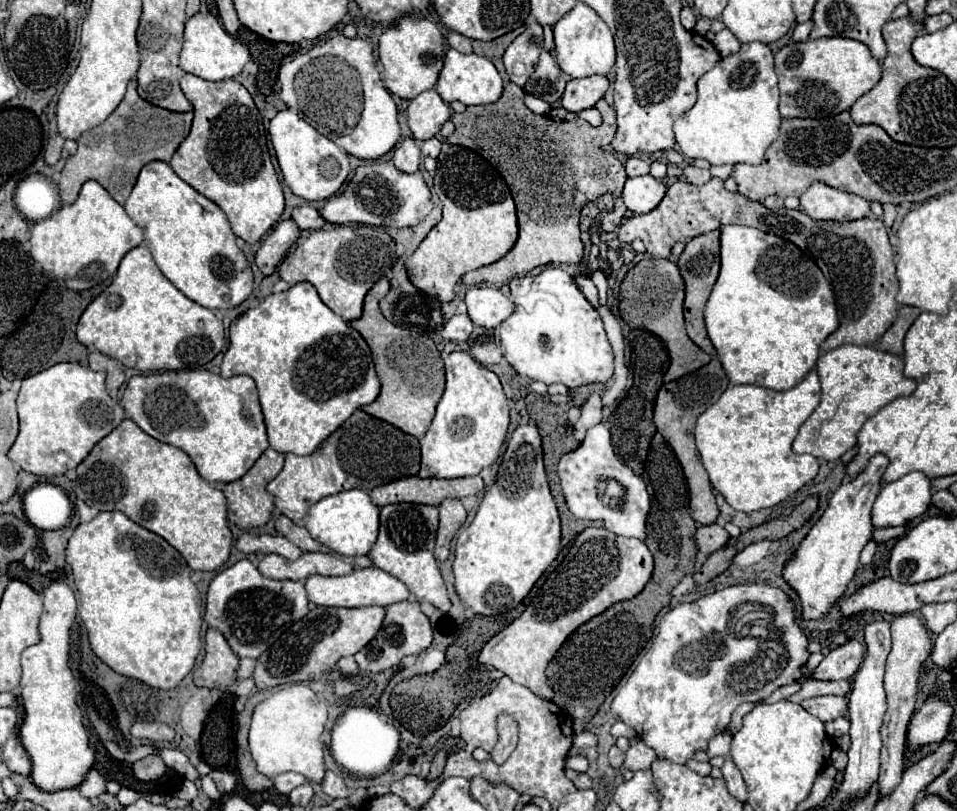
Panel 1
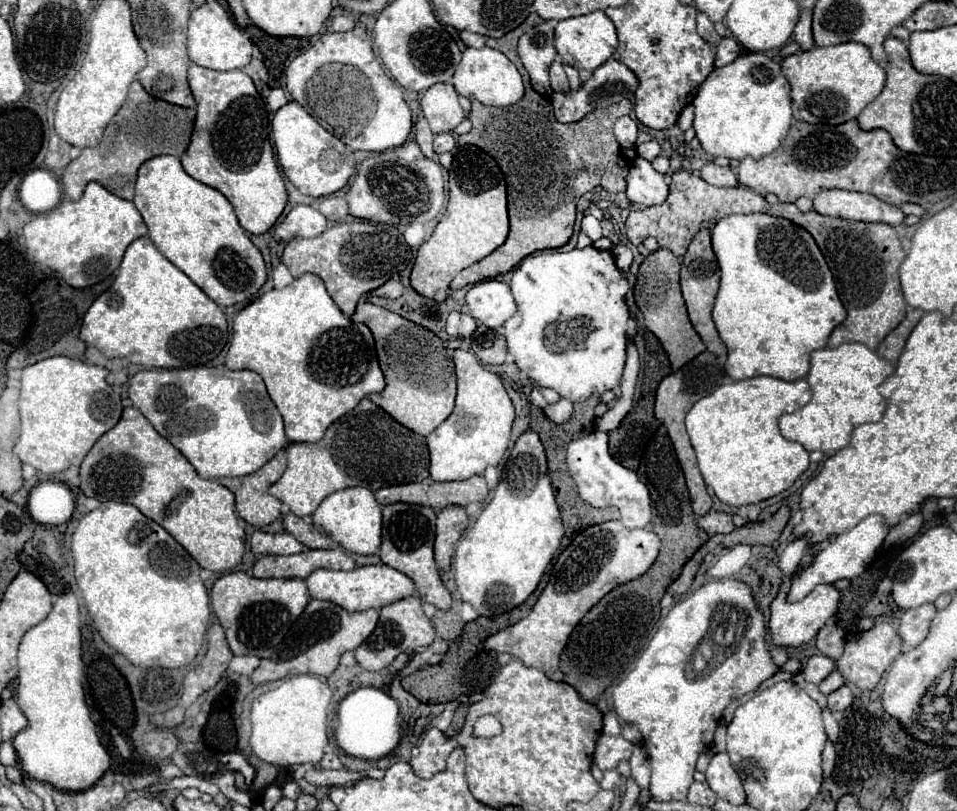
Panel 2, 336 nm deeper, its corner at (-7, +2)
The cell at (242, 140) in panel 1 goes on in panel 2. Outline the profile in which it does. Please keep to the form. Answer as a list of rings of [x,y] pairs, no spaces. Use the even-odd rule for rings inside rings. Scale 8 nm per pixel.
[[[192,65],[188,69],[188,83],[190,83],[192,95],[196,99],[198,115],[196,115],[192,141],[186,149],[186,153],[180,157],[182,167],[186,167],[186,171],[190,171],[190,175],[194,175],[194,179],[222,191],[222,195],[226,195],[226,199],[230,199],[230,205],[234,207],[236,217],[244,231],[248,231],[252,235],[266,233],[276,223],[276,219],[282,215],[282,211],[286,207],[286,187],[284,187],[282,175],[278,171],[278,165],[276,165],[276,159],[272,153],[268,111],[266,111],[266,105],[264,105],[260,93],[256,91],[252,79],[246,73],[242,73],[240,69],[212,71],[212,69],[204,69],[200,65]]]

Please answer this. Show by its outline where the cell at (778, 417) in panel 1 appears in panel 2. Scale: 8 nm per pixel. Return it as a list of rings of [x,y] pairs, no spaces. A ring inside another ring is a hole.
[[[752,377],[752,379],[744,379],[744,381],[736,381],[736,383],[730,383],[730,385],[722,385],[718,387],[712,395],[708,397],[702,397],[698,403],[694,403],[694,407],[688,411],[686,415],[686,429],[688,429],[688,435],[690,435],[690,441],[692,441],[692,447],[696,449],[696,455],[698,455],[698,467],[700,467],[700,473],[704,481],[706,481],[707,490],[711,493],[711,488],[722,503],[726,505],[734,505],[734,507],[740,507],[740,505],[750,505],[750,503],[760,503],[764,499],[770,499],[782,491],[786,491],[806,469],[808,469],[808,451],[800,445],[800,443],[792,443],[788,439],[782,437],[780,433],[780,427],[778,427],[778,421],[784,413],[794,413],[796,409],[804,407],[806,403],[810,403],[812,399],[812,391],[810,391],[810,385],[806,383],[806,379],[798,379],[798,381],[782,381],[782,379],[776,379],[776,377]]]

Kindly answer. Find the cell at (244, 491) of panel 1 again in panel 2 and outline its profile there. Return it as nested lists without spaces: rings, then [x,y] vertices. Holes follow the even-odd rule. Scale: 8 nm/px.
[[[280,449],[264,467],[246,477],[222,477],[218,479],[236,497],[236,513],[254,527],[264,527],[278,519],[280,501],[272,497],[268,487],[282,477],[286,469],[286,451]]]

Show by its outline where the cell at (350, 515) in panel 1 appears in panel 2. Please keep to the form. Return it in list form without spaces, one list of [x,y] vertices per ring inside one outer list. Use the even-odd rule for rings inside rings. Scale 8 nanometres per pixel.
[[[366,487],[342,489],[328,495],[312,515],[314,527],[328,535],[332,541],[340,543],[346,551],[358,555],[372,555],[380,549],[382,535],[382,505],[374,499],[374,493]]]

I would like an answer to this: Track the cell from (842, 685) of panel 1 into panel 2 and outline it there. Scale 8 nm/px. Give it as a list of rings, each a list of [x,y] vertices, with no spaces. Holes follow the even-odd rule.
[[[834,671],[834,673],[830,673],[822,683],[820,683],[820,691],[824,693],[824,695],[830,695],[832,691],[836,691],[836,689],[840,689],[842,685],[846,685],[846,681],[844,681],[844,677],[838,673],[838,671]]]

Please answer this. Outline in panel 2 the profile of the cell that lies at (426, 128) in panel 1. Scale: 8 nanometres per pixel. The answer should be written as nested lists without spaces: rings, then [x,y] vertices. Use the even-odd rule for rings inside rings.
[[[436,83],[432,85],[420,101],[424,117],[430,123],[432,133],[452,131],[466,115],[458,103],[458,93],[452,83]]]

